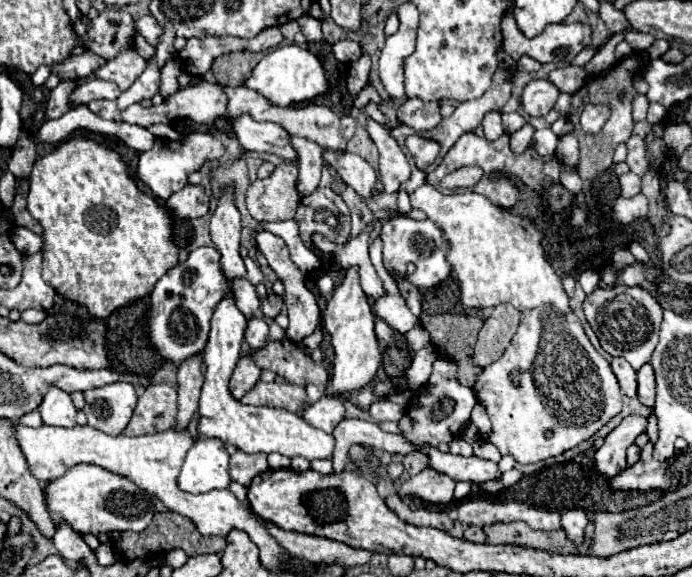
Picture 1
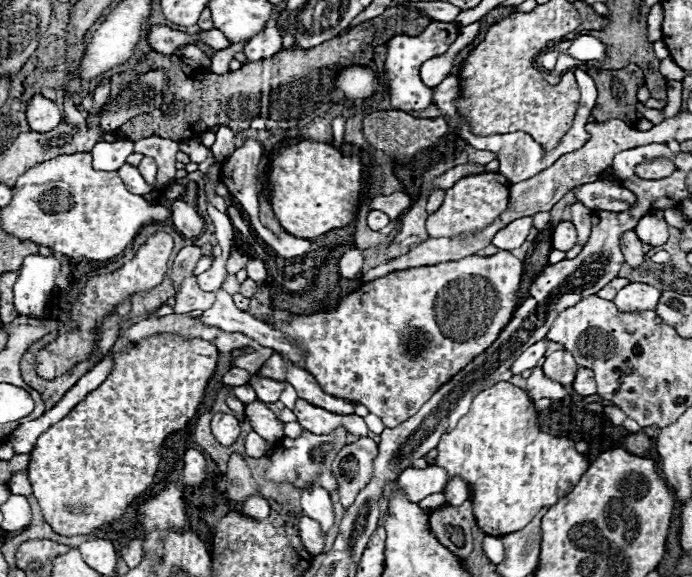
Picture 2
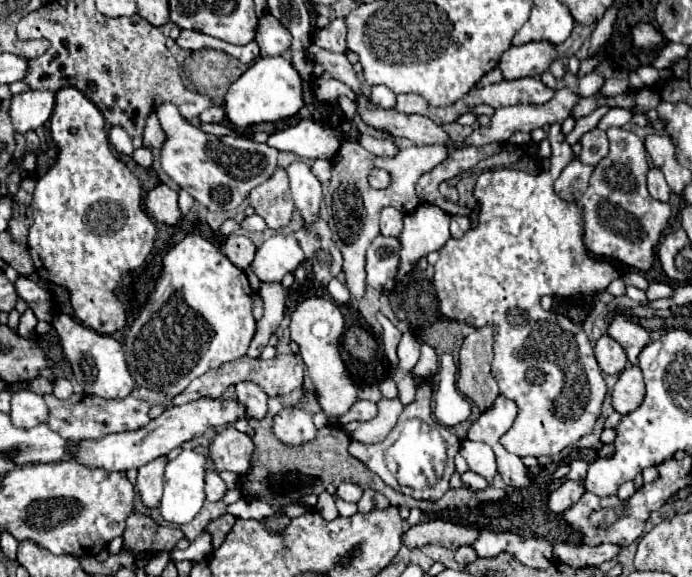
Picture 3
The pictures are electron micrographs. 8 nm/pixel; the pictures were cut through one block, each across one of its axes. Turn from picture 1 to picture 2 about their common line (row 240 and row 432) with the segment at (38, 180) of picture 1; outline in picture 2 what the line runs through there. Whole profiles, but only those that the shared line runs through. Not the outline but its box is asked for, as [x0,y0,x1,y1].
[28,336,216,536]

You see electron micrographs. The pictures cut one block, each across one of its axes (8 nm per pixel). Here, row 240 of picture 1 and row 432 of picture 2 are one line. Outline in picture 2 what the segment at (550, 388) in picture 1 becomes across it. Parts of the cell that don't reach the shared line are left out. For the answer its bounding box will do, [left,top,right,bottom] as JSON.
[436,382,588,536]

